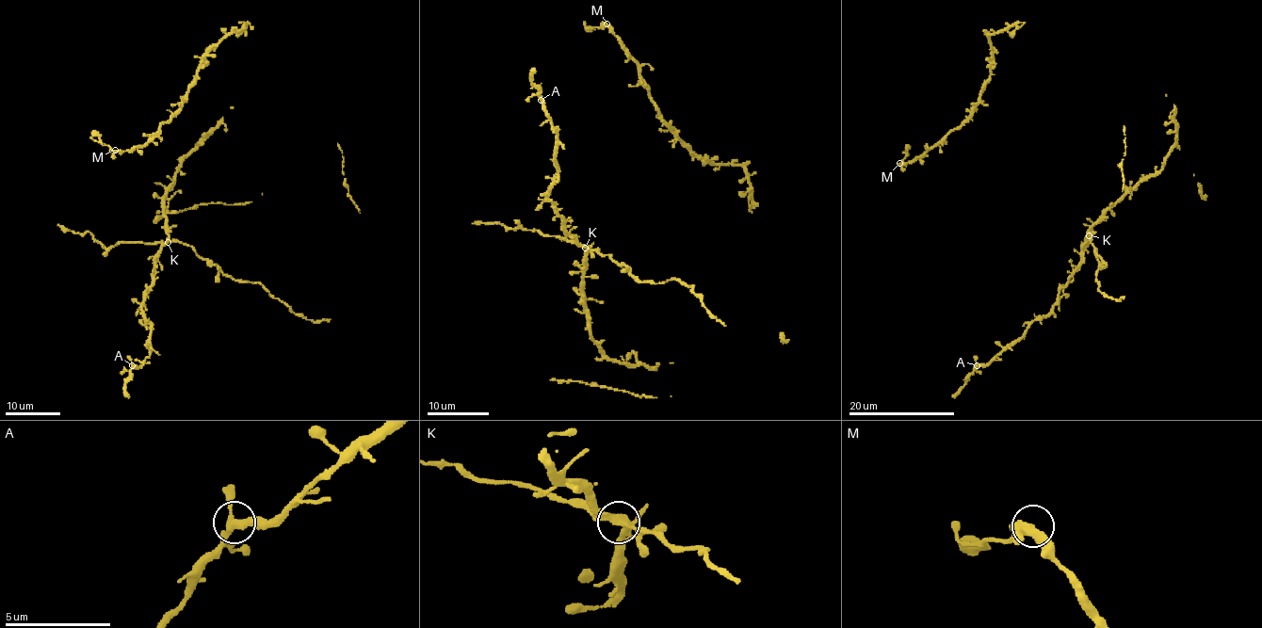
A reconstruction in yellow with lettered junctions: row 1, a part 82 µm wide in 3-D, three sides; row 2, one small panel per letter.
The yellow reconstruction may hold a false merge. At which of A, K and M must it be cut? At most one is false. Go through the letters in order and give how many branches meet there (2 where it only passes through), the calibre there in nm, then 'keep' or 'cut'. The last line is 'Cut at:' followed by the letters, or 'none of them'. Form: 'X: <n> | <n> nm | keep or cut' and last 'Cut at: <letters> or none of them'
A: 3 | 320 nm | keep
K: 3 | 340 nm | keep
M: 3 | 360 nm | keep
Cut at: none of them

